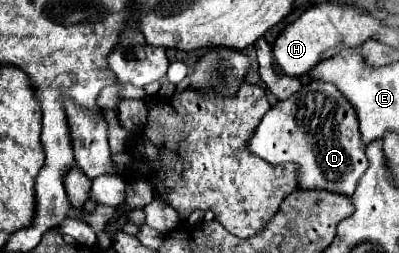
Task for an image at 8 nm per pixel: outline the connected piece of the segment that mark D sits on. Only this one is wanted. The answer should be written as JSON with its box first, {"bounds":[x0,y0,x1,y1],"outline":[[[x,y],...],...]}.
{"bounds":[247,83,369,197],"outline":[[[305,83],[297,95],[271,107],[247,141],[247,149],[273,165],[297,161],[301,165],[297,169],[299,189],[325,189],[345,197],[353,195],[361,175],[369,167],[353,107],[337,95],[335,87],[325,83]]]}

